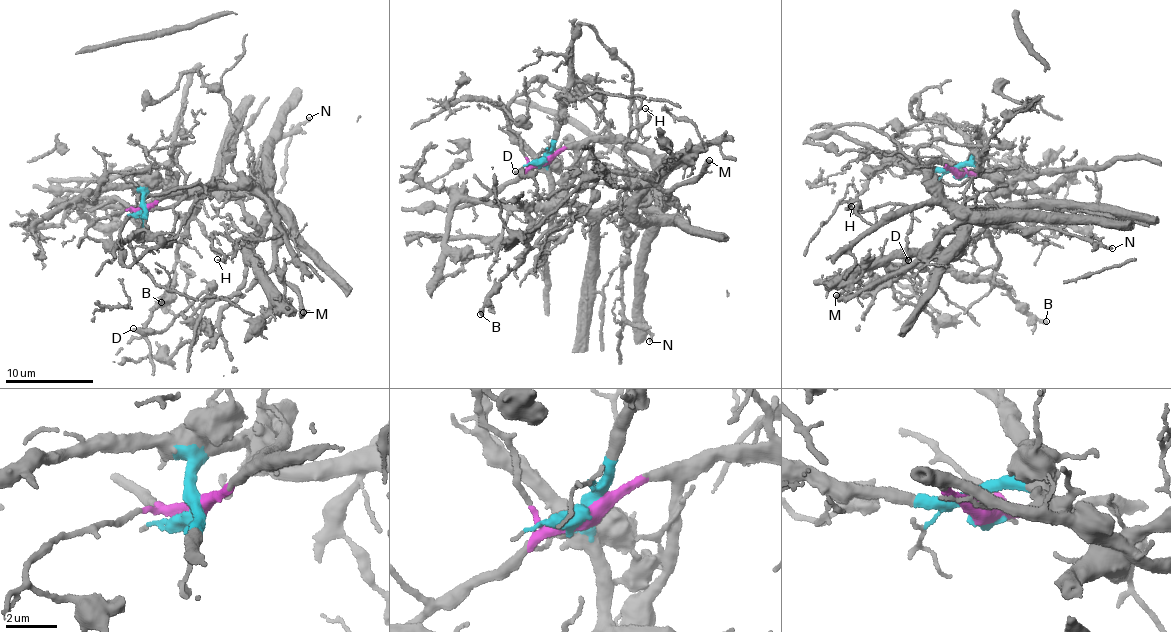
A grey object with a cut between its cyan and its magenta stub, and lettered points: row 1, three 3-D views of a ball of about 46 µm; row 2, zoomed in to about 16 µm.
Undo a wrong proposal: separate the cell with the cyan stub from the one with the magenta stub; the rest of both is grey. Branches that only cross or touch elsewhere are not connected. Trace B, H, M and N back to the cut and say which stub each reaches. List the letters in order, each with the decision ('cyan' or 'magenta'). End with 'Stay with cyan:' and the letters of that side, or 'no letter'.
B: cyan
H: cyan
M: magenta
N: cyan
Stay with cyan: B, H, N

